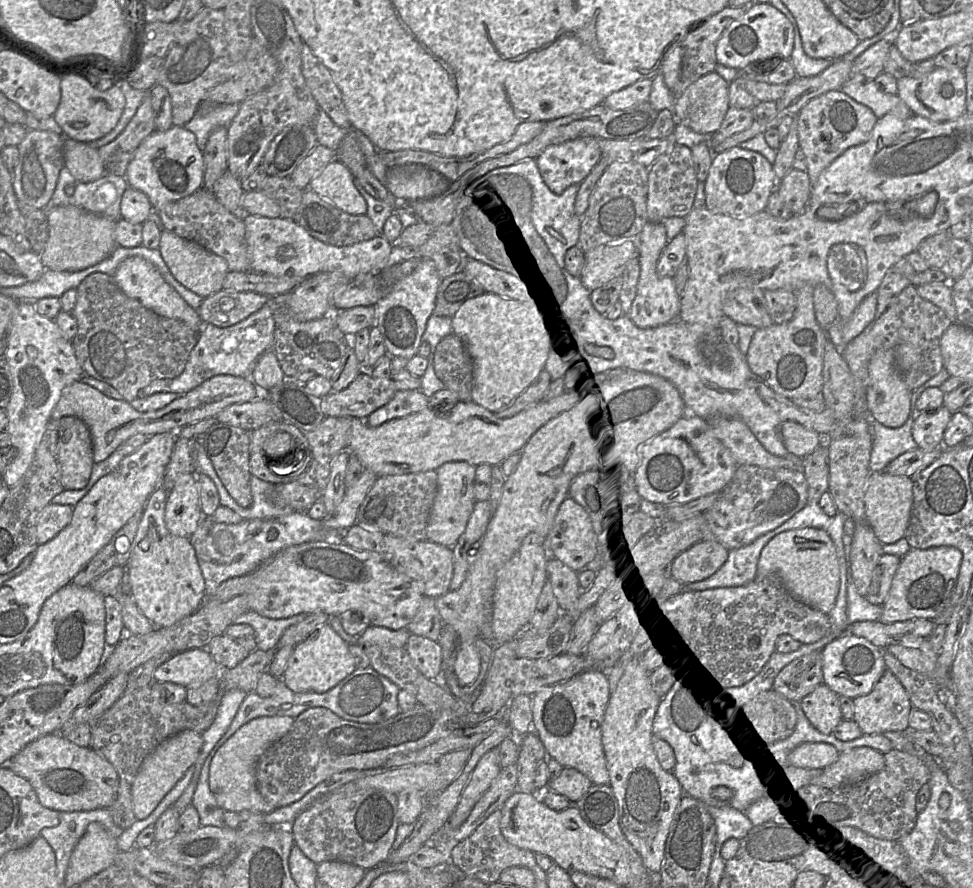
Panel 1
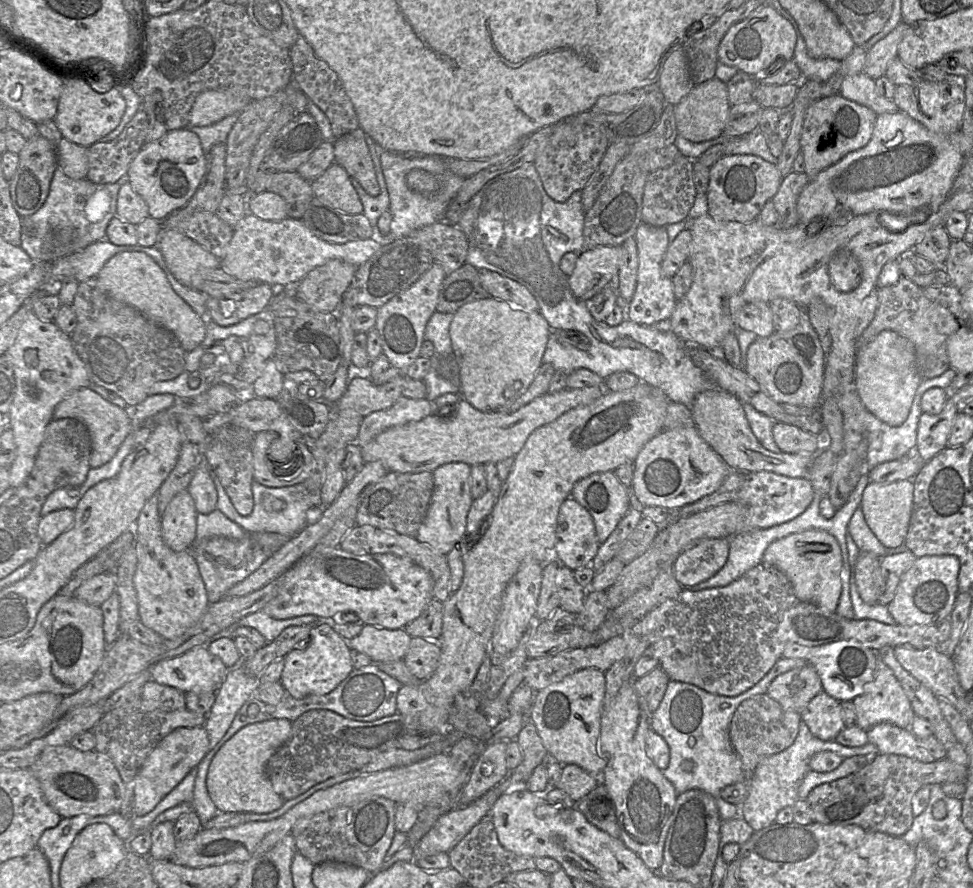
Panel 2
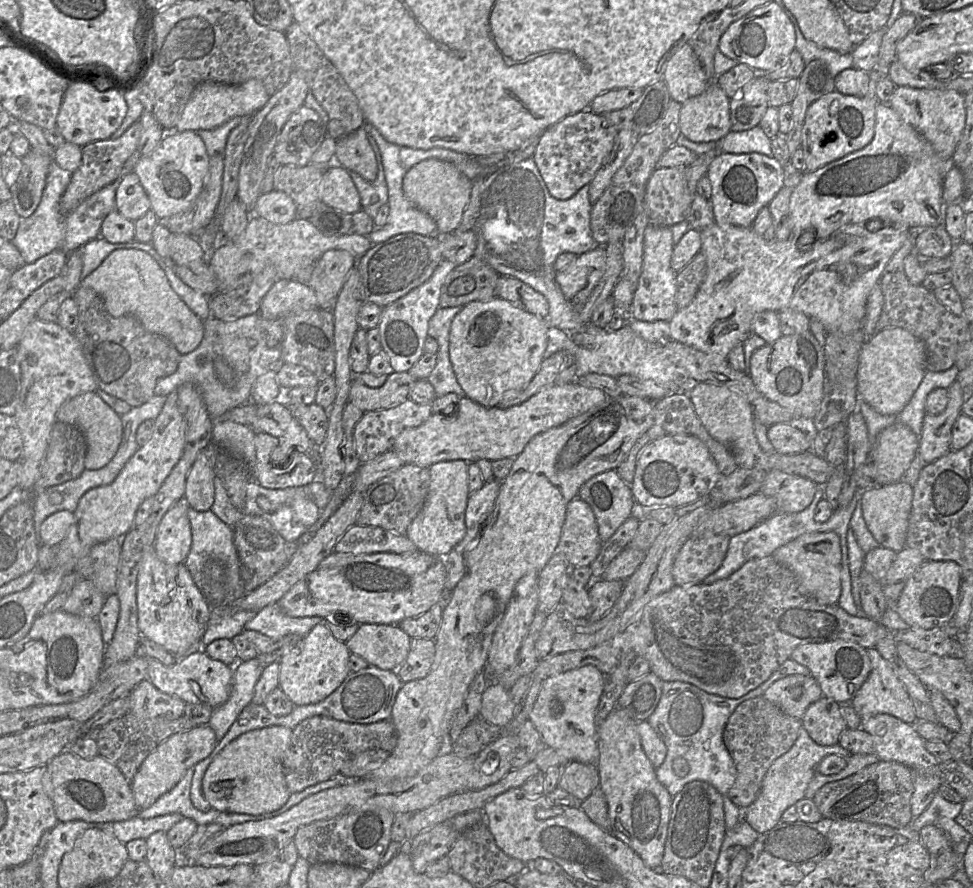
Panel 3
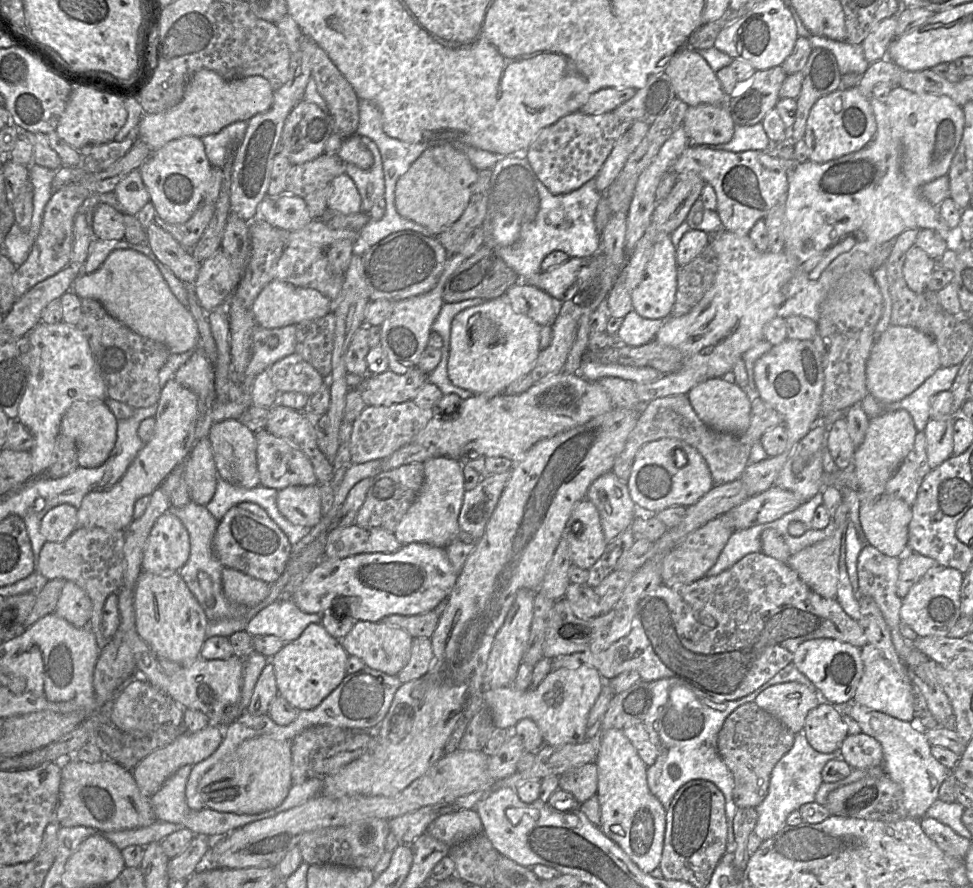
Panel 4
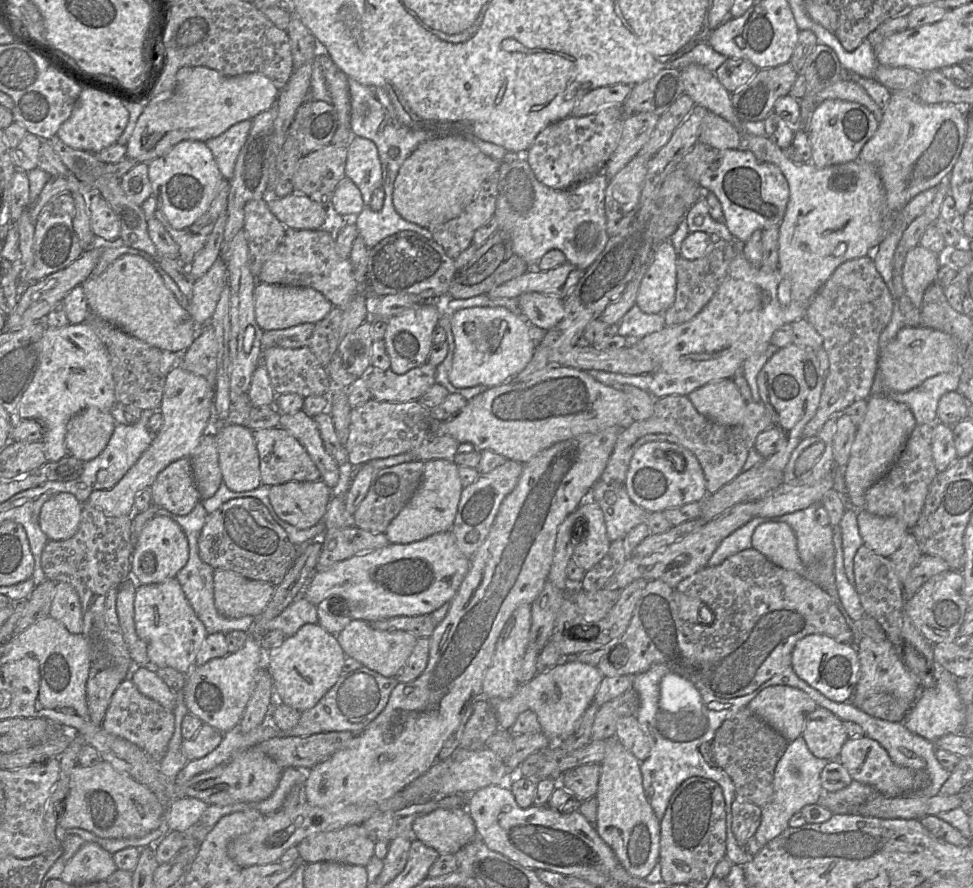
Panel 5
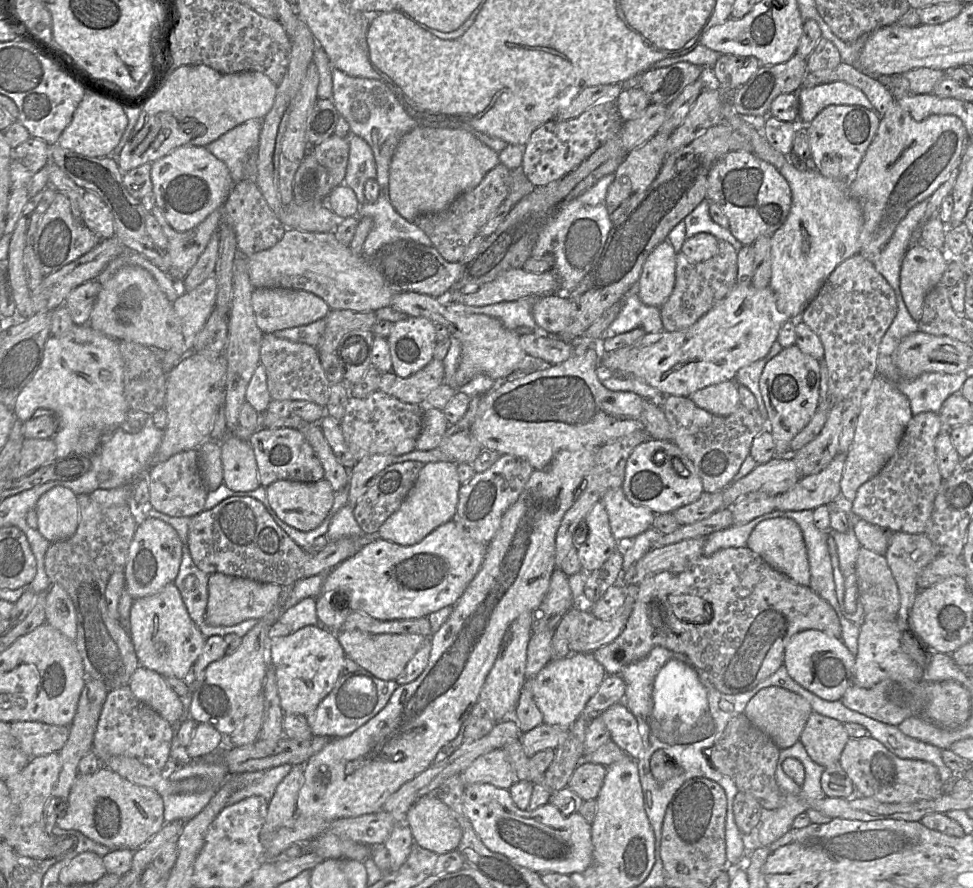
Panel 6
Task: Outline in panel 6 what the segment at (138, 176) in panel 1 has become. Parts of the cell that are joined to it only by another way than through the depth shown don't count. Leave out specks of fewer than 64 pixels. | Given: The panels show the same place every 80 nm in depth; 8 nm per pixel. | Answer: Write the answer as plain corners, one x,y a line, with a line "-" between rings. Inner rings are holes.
181,146
152,163
152,192
156,206
169,225
185,232
200,224
213,211
221,208
234,186
224,162
211,154
206,147

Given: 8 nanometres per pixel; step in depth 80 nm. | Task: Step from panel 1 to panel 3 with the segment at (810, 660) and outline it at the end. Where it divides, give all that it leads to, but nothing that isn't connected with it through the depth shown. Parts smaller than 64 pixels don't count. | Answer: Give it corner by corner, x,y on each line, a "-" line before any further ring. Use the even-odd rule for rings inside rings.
795,674
775,681
762,696
787,715
802,719
806,709
818,701
823,692
813,676

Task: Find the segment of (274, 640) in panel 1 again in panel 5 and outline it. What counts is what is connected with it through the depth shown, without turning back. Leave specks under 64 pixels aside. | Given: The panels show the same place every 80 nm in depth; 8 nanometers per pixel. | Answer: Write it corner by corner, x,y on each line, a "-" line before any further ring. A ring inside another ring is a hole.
300,596
278,616
269,621
262,621
261,617
256,617
253,628
255,628
255,633
260,634
272,630
280,630
286,637
289,637
294,635
304,624
317,623
317,606

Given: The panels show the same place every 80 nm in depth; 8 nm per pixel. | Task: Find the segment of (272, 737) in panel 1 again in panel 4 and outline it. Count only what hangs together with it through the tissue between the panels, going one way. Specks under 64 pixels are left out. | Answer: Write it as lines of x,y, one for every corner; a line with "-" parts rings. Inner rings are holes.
259,736
244,741
212,766
199,781
198,792
209,809
252,815
278,807
291,787
291,741

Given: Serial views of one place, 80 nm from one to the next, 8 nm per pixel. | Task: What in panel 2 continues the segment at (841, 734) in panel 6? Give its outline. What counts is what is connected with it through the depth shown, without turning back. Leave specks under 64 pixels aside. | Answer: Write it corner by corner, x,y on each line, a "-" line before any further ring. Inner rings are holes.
825,691
810,700
801,711
801,718
810,732
823,741
835,740
846,727
840,702

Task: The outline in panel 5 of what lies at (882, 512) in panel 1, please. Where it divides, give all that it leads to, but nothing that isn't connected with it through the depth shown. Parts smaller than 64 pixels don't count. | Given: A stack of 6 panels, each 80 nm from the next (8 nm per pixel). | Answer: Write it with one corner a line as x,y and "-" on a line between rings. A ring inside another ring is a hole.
863,508
857,511
857,524
864,544
884,557
890,557
909,532
902,520
877,516

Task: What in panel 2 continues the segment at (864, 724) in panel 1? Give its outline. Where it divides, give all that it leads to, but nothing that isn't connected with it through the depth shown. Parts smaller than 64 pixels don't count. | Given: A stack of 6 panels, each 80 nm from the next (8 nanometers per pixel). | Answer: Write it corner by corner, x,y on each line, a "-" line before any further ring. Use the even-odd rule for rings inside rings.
878,656
873,680
866,690
853,700
856,713
856,725
867,731
879,723
890,723
900,728
909,729
915,717
911,703
894,673

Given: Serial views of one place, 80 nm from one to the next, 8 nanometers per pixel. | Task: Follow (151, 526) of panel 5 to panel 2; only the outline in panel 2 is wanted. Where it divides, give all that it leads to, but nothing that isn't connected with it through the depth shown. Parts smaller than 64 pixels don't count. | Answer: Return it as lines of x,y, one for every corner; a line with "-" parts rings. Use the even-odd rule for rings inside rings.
188,490
178,493
161,516
161,533
173,551
189,550
196,538
195,503

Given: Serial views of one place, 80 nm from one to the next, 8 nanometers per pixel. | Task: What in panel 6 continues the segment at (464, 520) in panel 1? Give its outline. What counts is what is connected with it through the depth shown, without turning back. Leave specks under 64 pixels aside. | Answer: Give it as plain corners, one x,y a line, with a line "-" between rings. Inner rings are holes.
454,462
425,463
399,509
381,525
375,537
401,546
409,546
421,542
436,528
453,520
461,485
457,474
457,464

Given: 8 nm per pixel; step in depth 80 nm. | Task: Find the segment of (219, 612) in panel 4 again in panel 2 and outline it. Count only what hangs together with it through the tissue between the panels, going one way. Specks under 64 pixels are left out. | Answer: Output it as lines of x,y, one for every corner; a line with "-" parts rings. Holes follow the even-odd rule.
218,509
209,514
197,512
196,524
196,541
215,536
241,540
247,534
243,528
227,518

